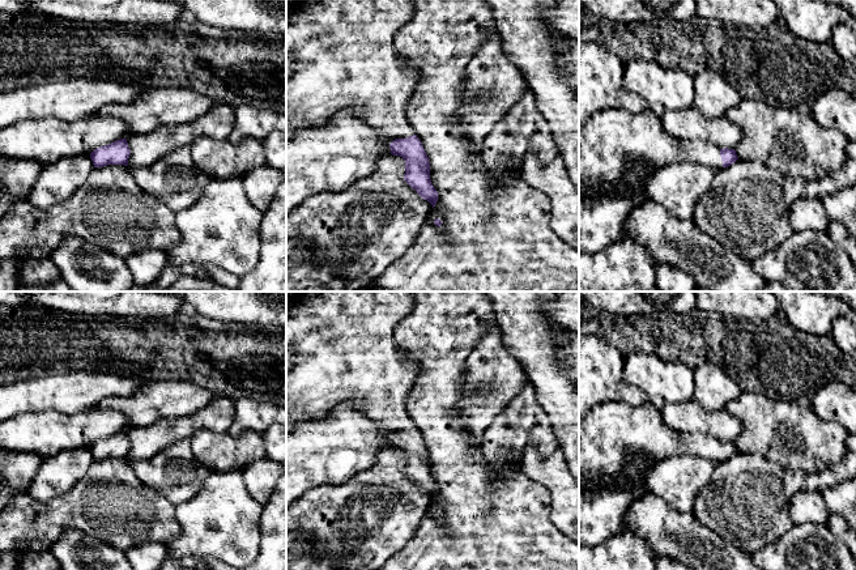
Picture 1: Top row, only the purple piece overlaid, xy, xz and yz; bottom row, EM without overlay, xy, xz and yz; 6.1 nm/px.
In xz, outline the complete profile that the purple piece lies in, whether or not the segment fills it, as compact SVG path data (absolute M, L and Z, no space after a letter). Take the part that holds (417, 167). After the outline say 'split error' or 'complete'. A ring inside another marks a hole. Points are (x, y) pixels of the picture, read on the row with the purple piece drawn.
M295 0L291 3L286 22L286 55L291 55L294 61L291 73L286 78L286 140L301 129L325 124L342 109L350 109L383 136L395 139L389 144L391 154L404 158L404 180L434 208L438 192L431 184L429 157L405 114L418 73L405 58L393 51L396 33L412 20L413 13L413 0Z; split error

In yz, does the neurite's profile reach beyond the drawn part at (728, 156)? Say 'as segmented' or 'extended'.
extended

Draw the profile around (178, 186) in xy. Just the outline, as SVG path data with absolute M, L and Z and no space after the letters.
M186 145L145 167L129 167L140 188L178 213L195 204L212 180L192 167L191 146Z

